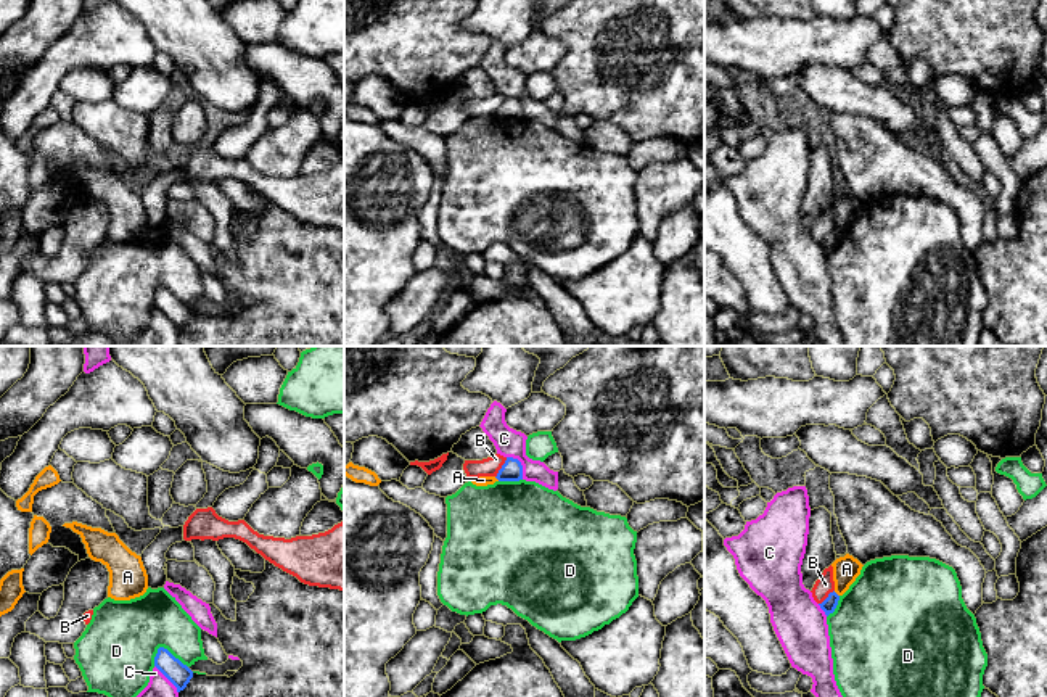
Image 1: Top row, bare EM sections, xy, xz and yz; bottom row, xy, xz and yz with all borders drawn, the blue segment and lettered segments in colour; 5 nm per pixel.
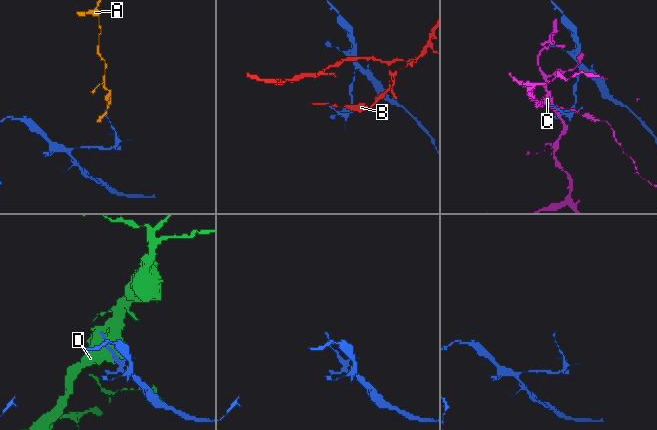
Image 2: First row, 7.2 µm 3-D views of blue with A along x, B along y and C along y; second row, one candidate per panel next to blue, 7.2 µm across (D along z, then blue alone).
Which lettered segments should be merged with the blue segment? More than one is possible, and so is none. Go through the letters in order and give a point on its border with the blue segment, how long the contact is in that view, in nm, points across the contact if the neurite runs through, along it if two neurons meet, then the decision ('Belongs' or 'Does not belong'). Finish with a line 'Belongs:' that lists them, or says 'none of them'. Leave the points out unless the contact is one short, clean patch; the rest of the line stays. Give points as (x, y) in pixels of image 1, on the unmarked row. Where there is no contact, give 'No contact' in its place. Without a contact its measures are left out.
A: Touches blue at yz (837, 234). Shared border 40 nm. Boundary: yz (833, 230), (838, 235). Does not belong
B: Touches blue at xz (502, 107). Shared border 120 nm. Boundary: xz (507, 97), (496, 116). Does not belong
C: Touches blue at xz (520, 103). Shared border 150 nm. Does not belong
D: Touches blue at xy (171, 293). Shared border 180 nm. Does not belong
Belongs: none of them

